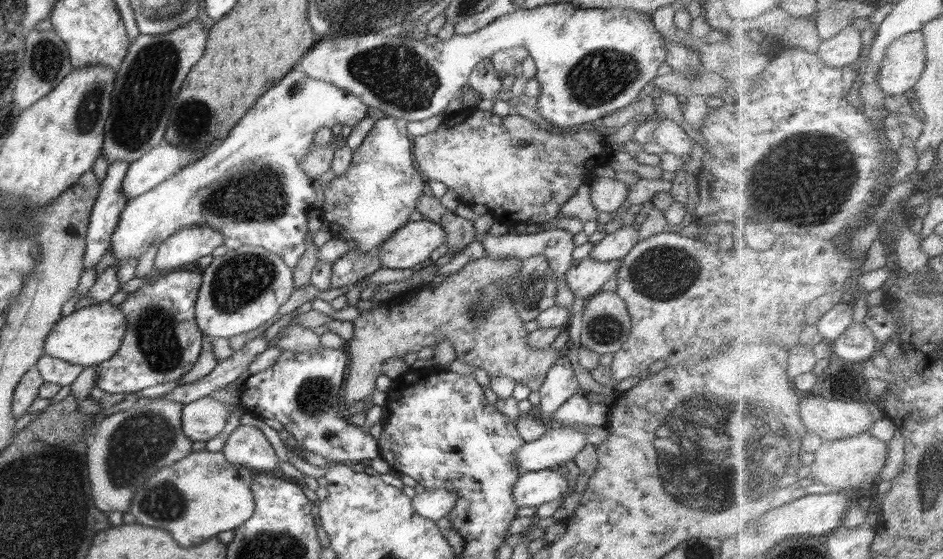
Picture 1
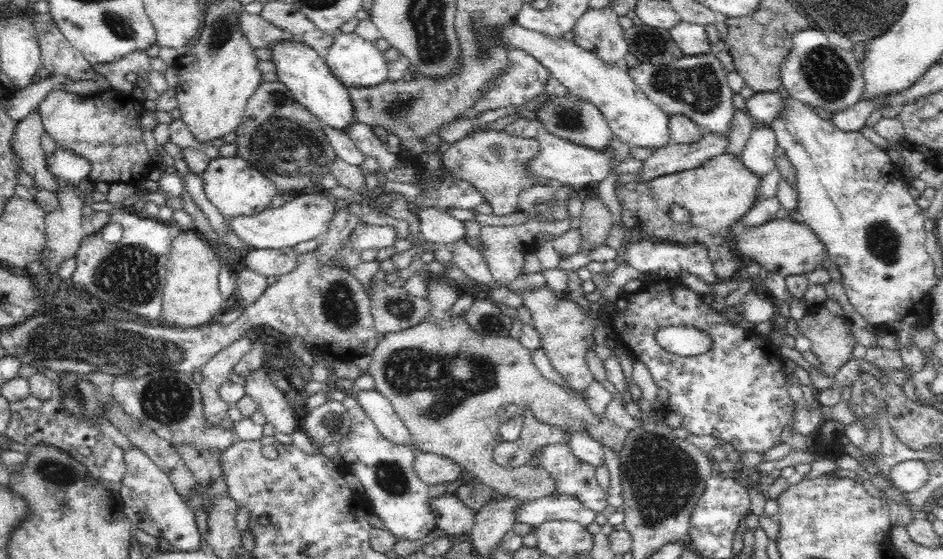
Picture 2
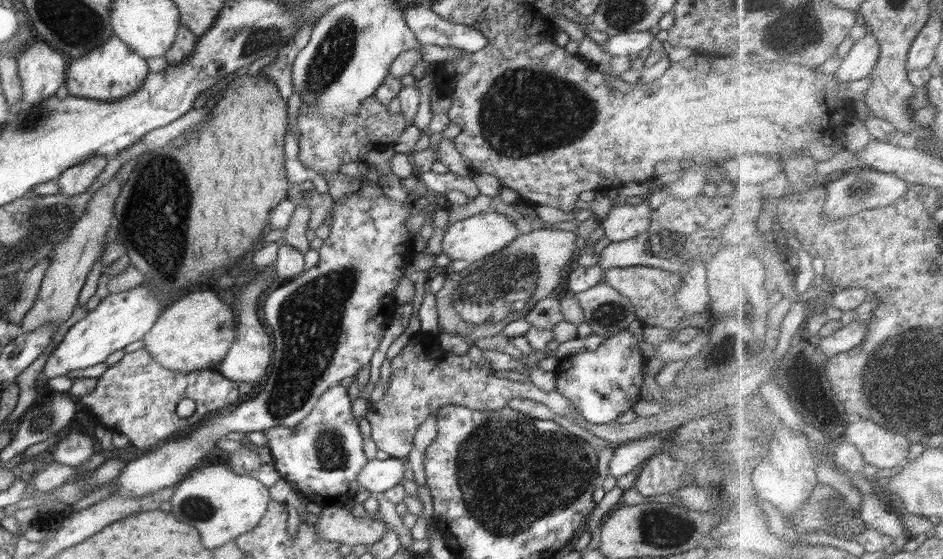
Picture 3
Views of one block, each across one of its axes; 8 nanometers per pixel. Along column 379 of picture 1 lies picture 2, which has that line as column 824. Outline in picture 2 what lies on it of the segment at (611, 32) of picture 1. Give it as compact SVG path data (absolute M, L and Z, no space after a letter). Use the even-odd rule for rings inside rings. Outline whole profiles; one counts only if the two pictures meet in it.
M804 28L794 34L792 48L780 66L781 85L792 99L831 113L852 108L864 93L864 74L852 51L832 46L822 29Z

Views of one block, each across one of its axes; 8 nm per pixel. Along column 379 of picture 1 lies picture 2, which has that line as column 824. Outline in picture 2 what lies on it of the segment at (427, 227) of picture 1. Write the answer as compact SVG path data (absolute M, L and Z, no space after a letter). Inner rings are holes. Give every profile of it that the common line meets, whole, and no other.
M787 218L774 219L756 228L746 228L744 232L735 237L735 250L740 254L739 257L743 263L758 262L763 274L779 272L779 275L784 278L812 272L821 268L824 259L829 258L824 244L808 225L803 222L790 221Z

